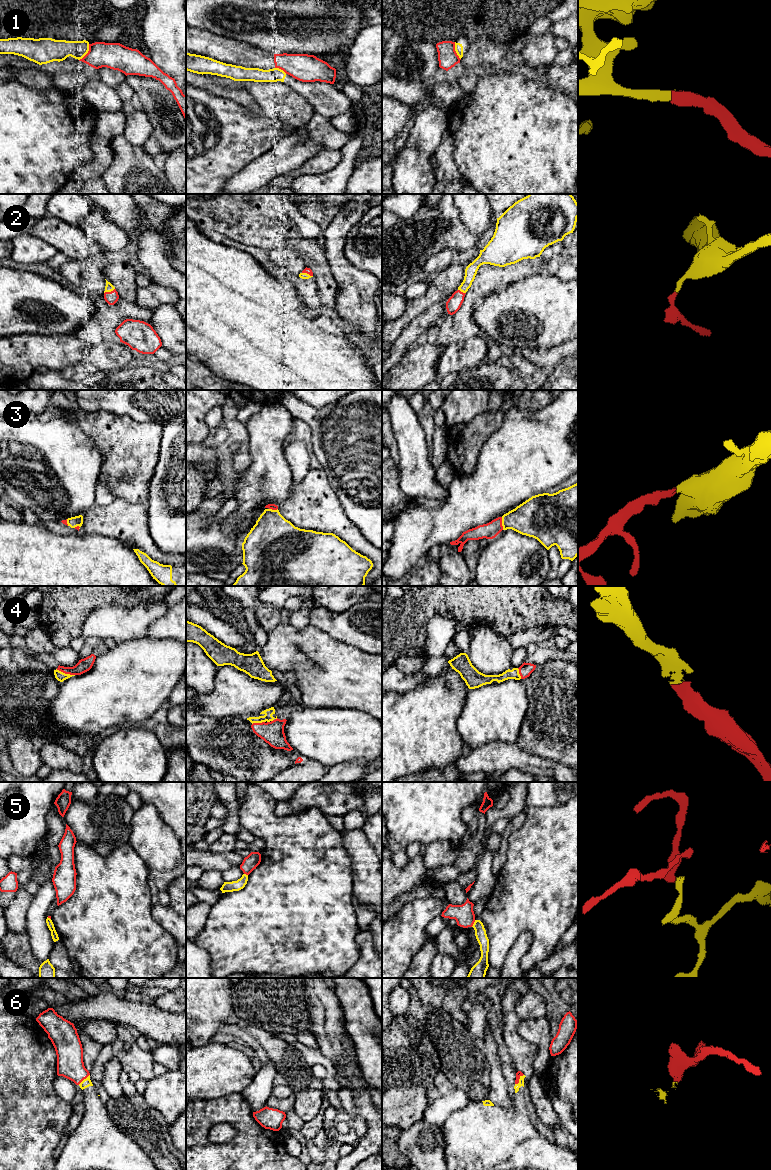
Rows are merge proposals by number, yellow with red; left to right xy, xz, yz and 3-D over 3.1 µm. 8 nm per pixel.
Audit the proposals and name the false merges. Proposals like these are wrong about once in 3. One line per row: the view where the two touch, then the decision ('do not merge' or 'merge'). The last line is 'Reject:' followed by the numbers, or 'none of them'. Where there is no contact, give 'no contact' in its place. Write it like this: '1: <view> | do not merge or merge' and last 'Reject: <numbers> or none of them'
1: xy | do not merge
2: xy | merge
3: yz | merge
4: xy | merge
5: yz | do not merge
6: yz | merge
Reject: 1, 5

